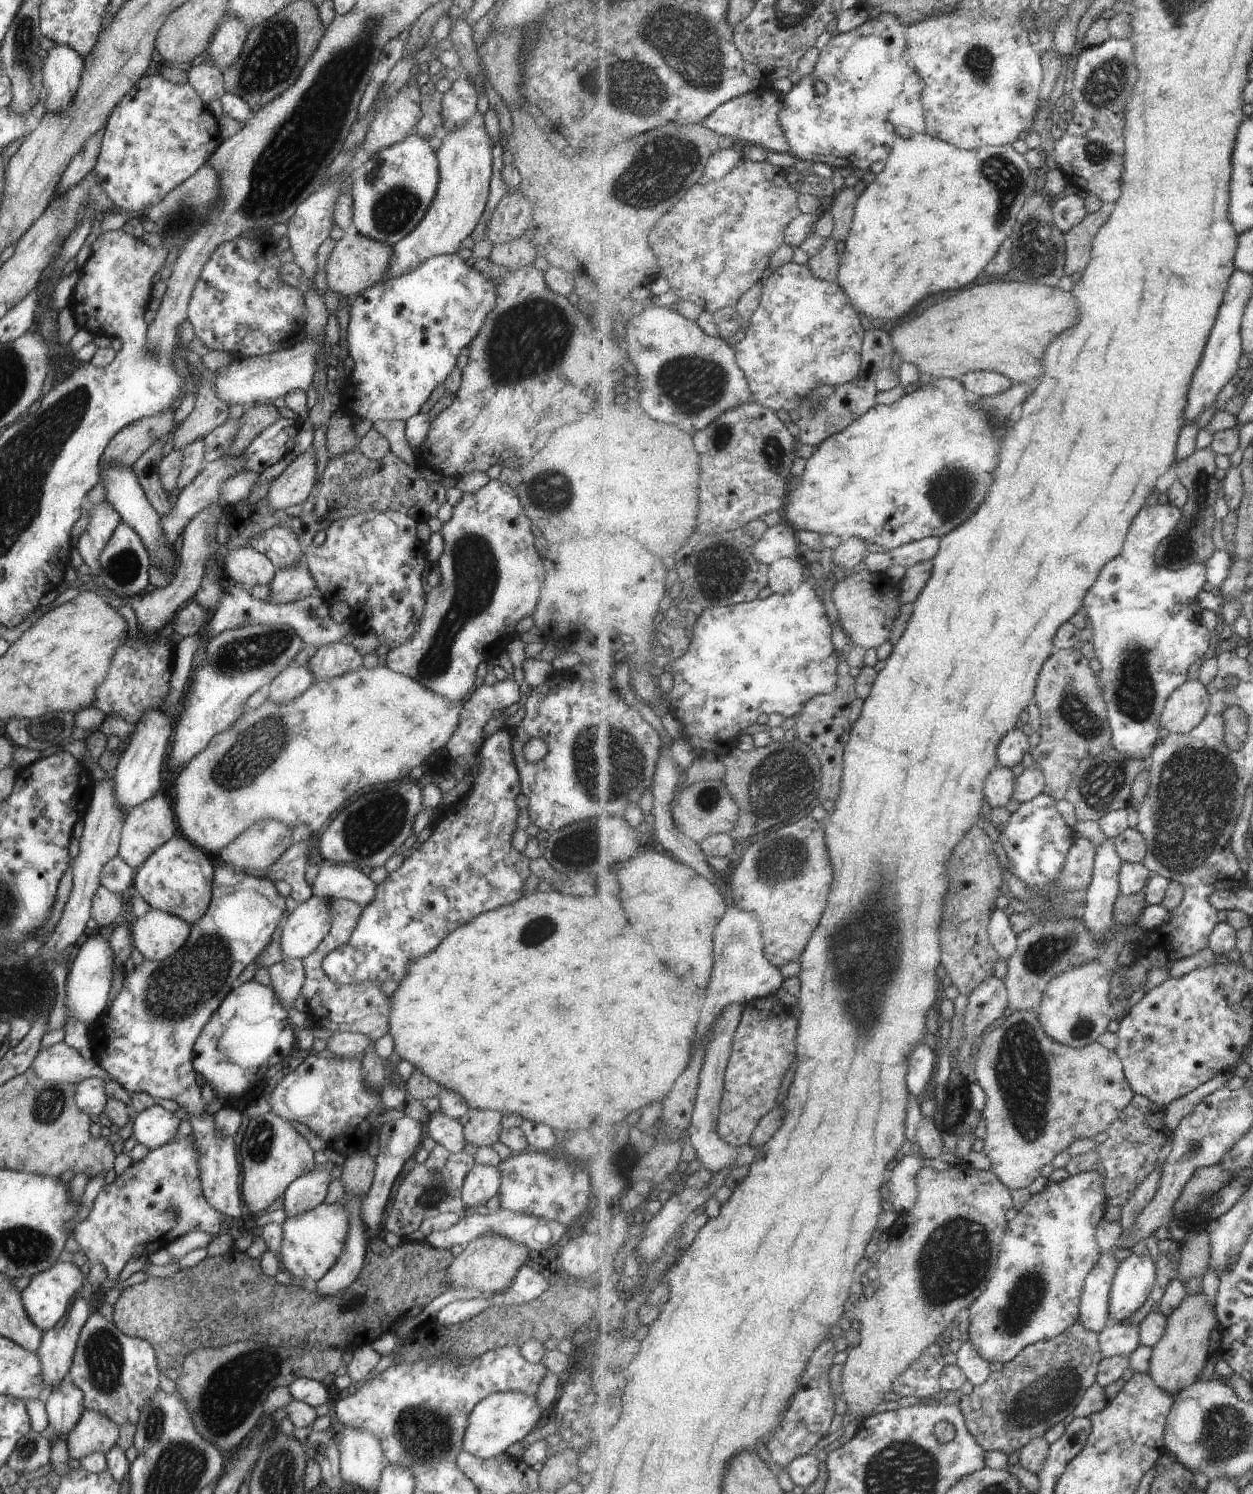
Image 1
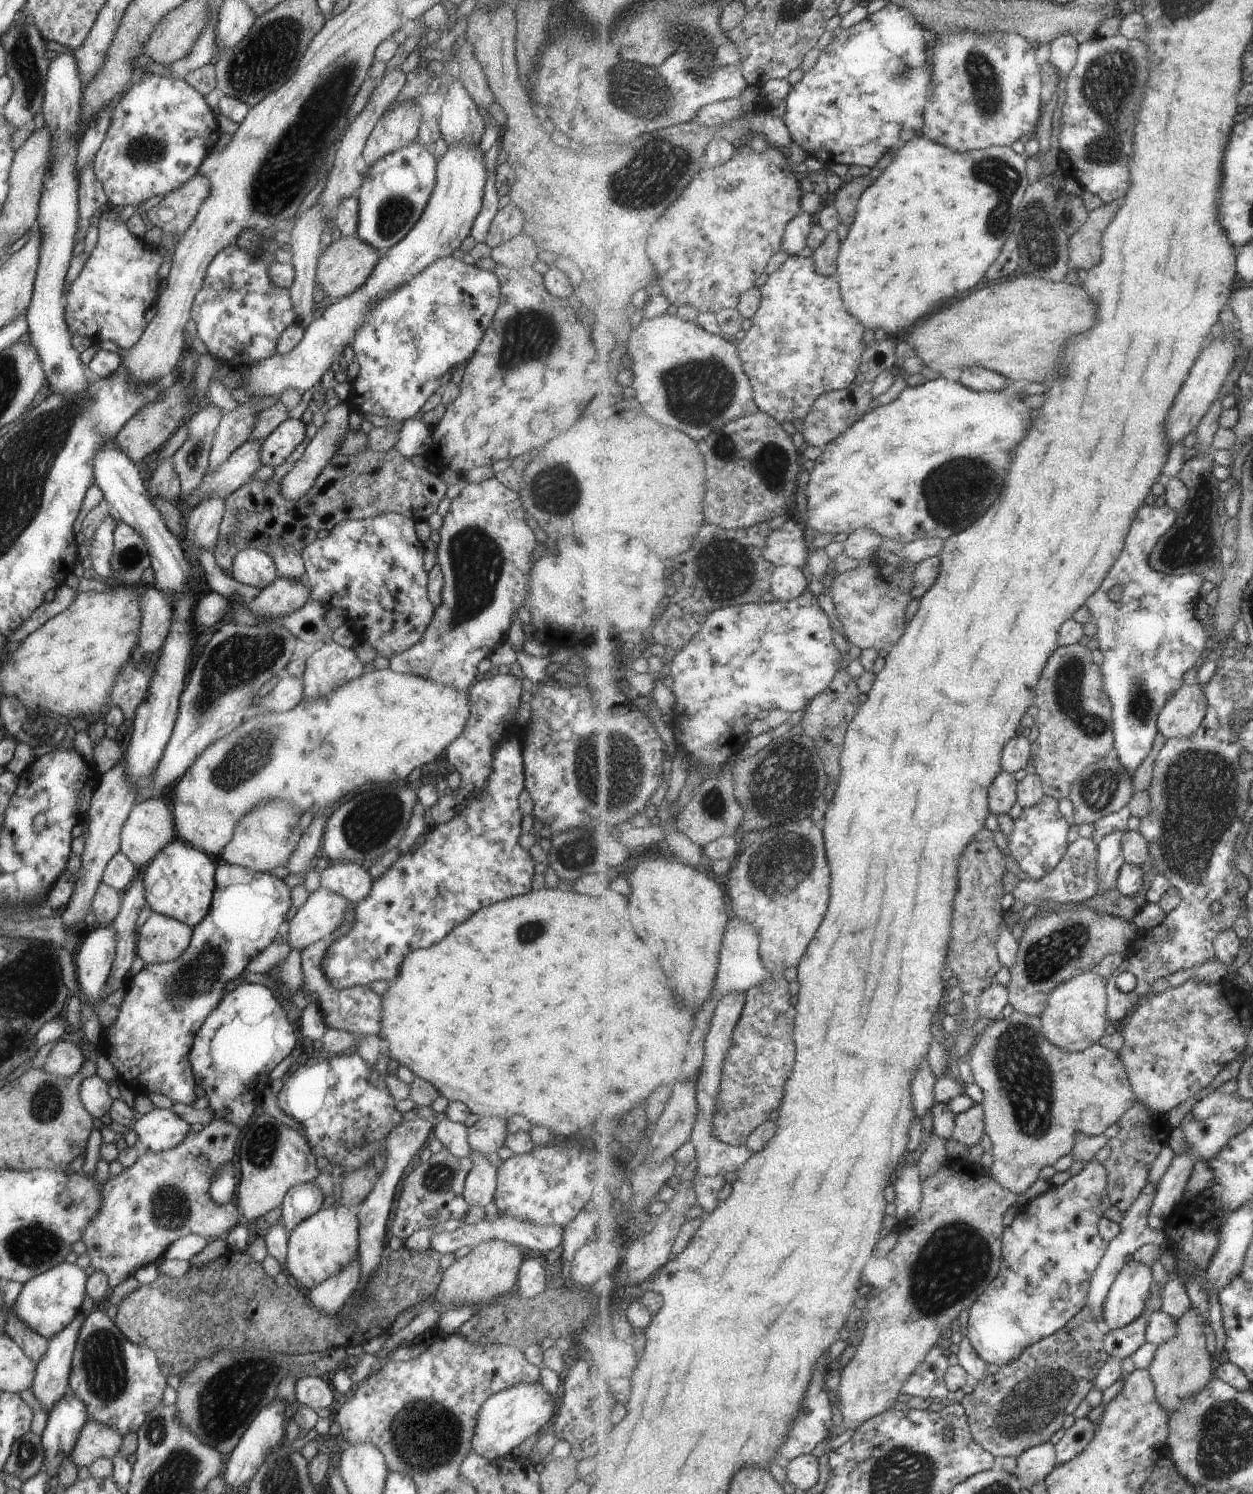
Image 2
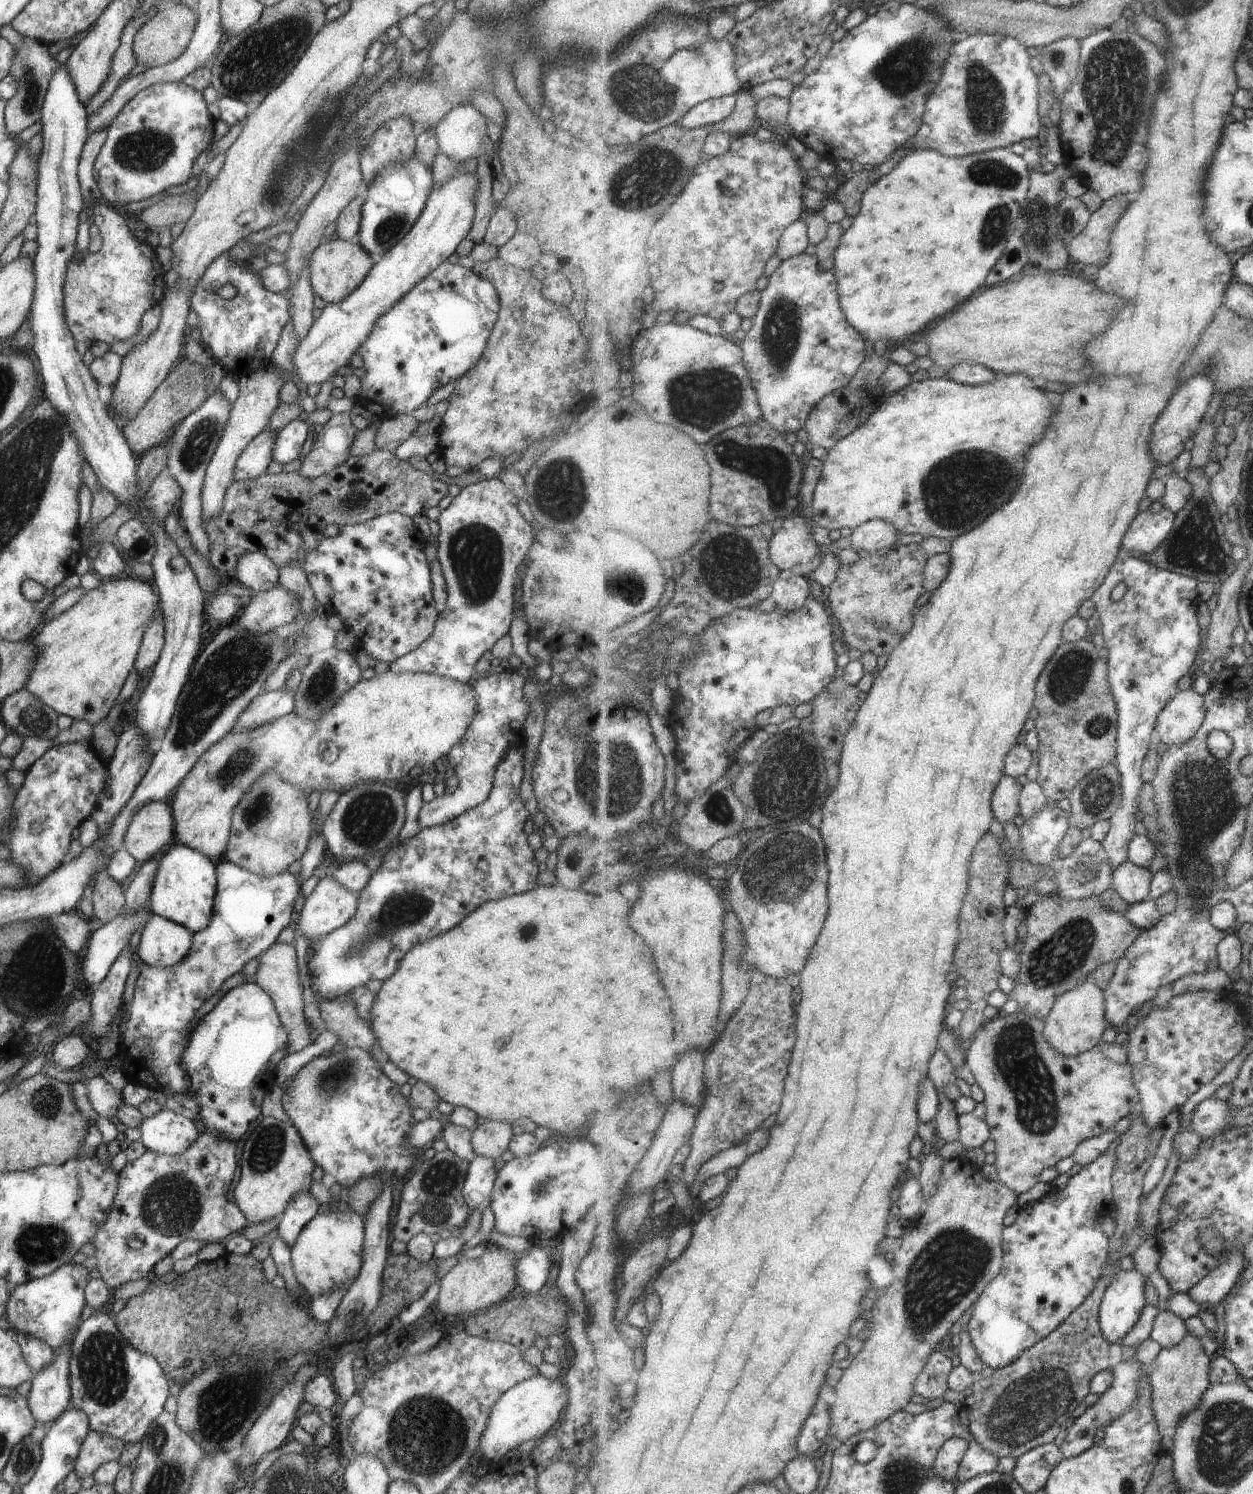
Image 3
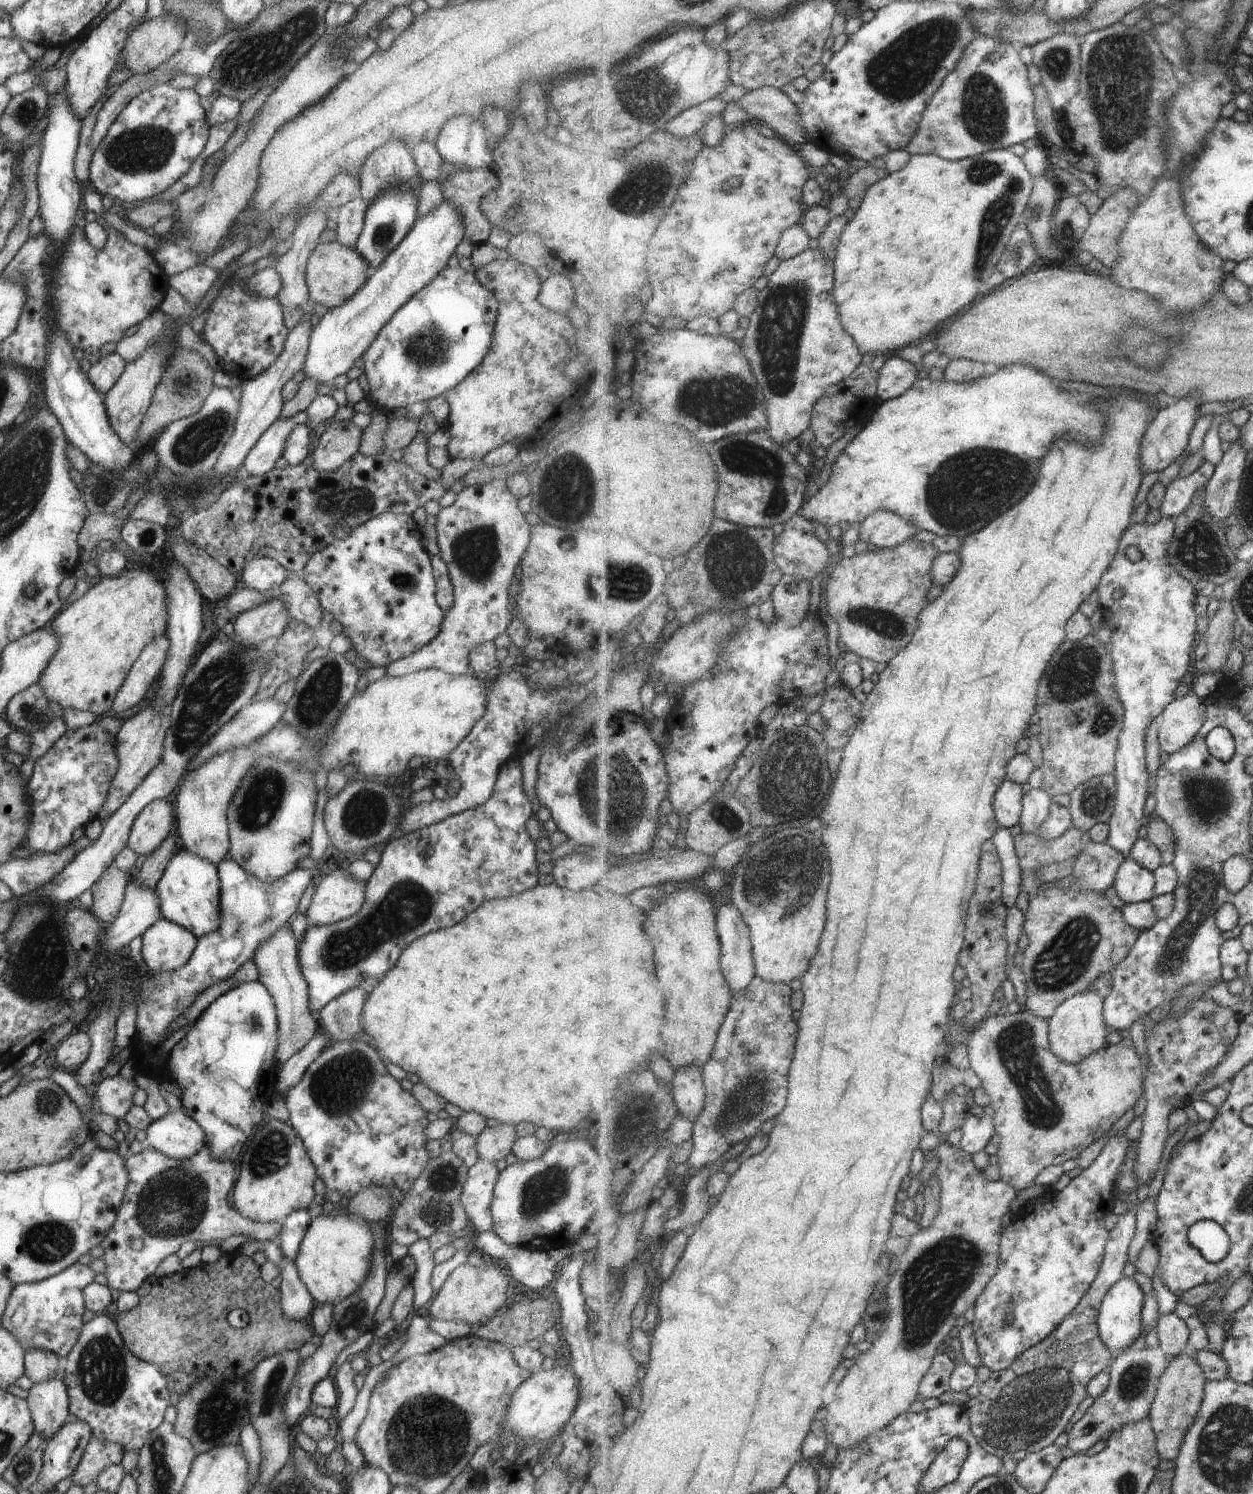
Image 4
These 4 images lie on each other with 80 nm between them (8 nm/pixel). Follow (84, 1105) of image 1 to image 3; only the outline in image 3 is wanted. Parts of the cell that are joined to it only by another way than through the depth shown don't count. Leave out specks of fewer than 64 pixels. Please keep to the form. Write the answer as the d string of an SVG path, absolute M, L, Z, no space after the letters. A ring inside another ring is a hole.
M99 1076L87 1079L84 1085L86 1097L99 1116L108 1119L116 1116L118 1106L123 1103L120 1090L113 1088L109 1082Z

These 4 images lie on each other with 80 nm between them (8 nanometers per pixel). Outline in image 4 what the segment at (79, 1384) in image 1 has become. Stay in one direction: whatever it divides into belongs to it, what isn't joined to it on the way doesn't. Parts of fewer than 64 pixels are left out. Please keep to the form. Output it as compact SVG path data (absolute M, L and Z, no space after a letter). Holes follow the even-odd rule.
M106 1313L82 1324L75 1344L62 1359L61 1380L66 1386L68 1411L71 1418L81 1419L90 1426L93 1437L117 1443L123 1450L139 1450L148 1434L163 1421L163 1411L169 1405L169 1390L158 1366L139 1360L126 1350L113 1318Z

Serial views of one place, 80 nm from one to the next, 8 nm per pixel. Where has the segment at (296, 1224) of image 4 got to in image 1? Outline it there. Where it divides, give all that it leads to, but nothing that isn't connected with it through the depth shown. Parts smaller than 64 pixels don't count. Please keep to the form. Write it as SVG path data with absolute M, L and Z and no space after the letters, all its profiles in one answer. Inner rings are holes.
M315 1165L306 1175L296 1178L281 1195L285 1216L294 1217L321 1204L334 1174L329 1165Z

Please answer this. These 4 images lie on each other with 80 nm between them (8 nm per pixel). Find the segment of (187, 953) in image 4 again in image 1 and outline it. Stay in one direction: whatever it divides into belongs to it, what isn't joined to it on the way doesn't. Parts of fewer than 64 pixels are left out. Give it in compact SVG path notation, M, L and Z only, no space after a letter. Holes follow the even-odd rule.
M151 908L130 924L132 945L148 961L160 961L173 954L189 933L190 926L184 920Z

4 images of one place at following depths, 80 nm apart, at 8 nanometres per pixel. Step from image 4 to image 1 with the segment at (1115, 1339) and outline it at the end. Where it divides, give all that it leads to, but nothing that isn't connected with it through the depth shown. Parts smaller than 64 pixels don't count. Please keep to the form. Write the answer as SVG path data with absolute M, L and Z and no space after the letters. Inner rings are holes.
M1132 1254L1120 1264L1110 1294L1112 1323L1125 1323L1149 1300L1158 1277L1158 1265L1149 1255Z

